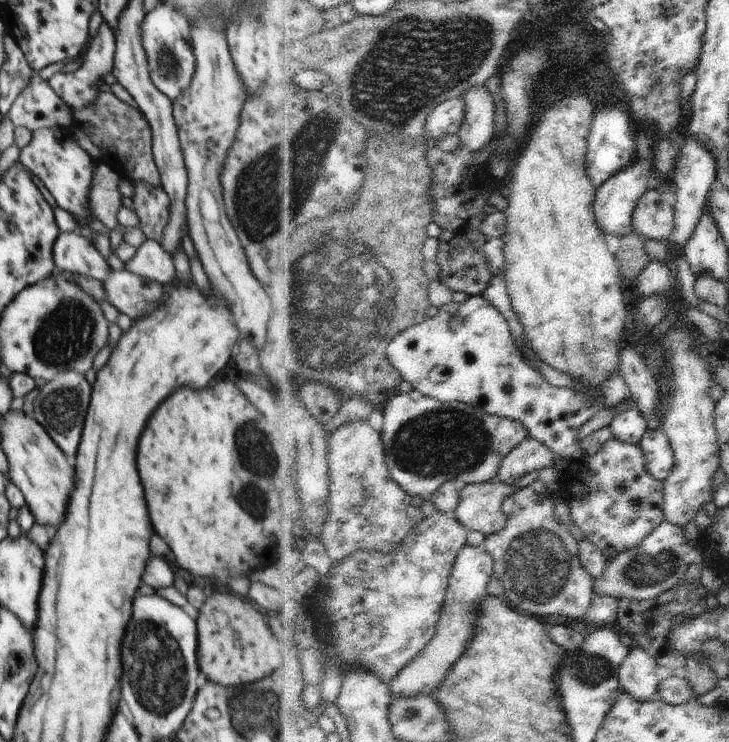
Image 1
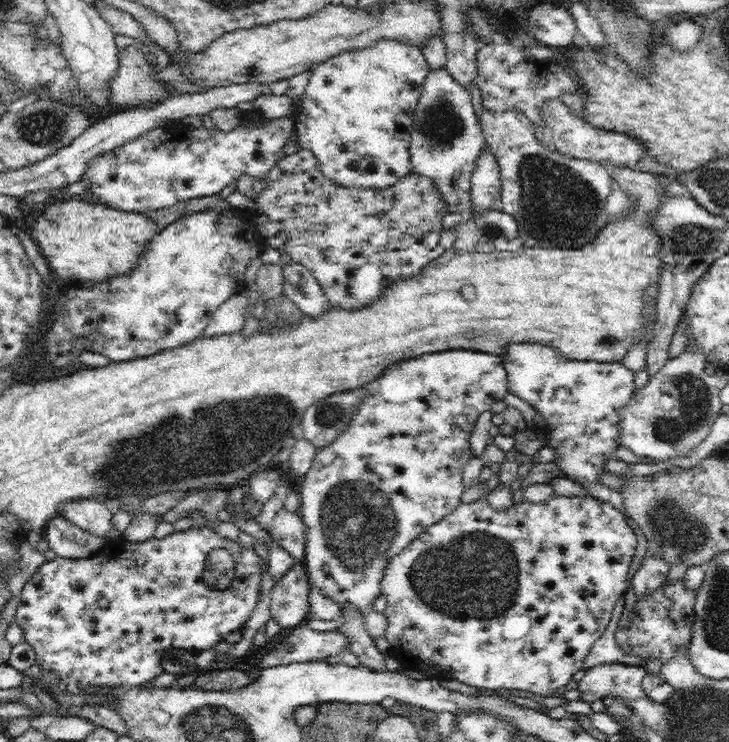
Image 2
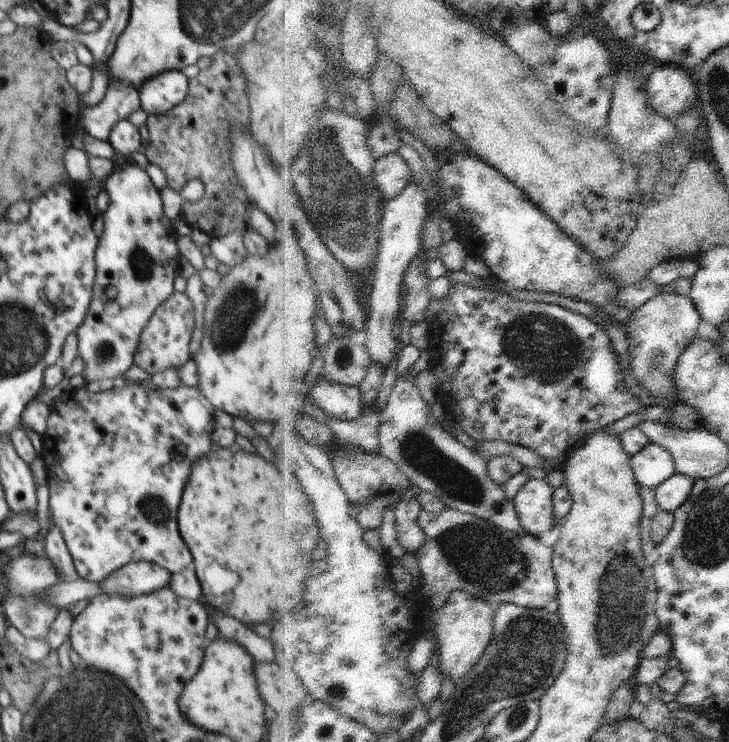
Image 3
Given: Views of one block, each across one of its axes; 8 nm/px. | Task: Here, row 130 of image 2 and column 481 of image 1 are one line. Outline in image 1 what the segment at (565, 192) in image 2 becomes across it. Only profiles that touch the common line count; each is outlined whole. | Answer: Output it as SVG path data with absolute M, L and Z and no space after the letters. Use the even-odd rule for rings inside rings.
M540 472L529 474L522 480L522 487L508 483L500 484L496 480L487 483L469 484L462 493L462 502L455 510L455 517L470 531L476 530L485 536L496 534L508 528L511 518L504 512L503 506L511 496L529 487L542 476Z

